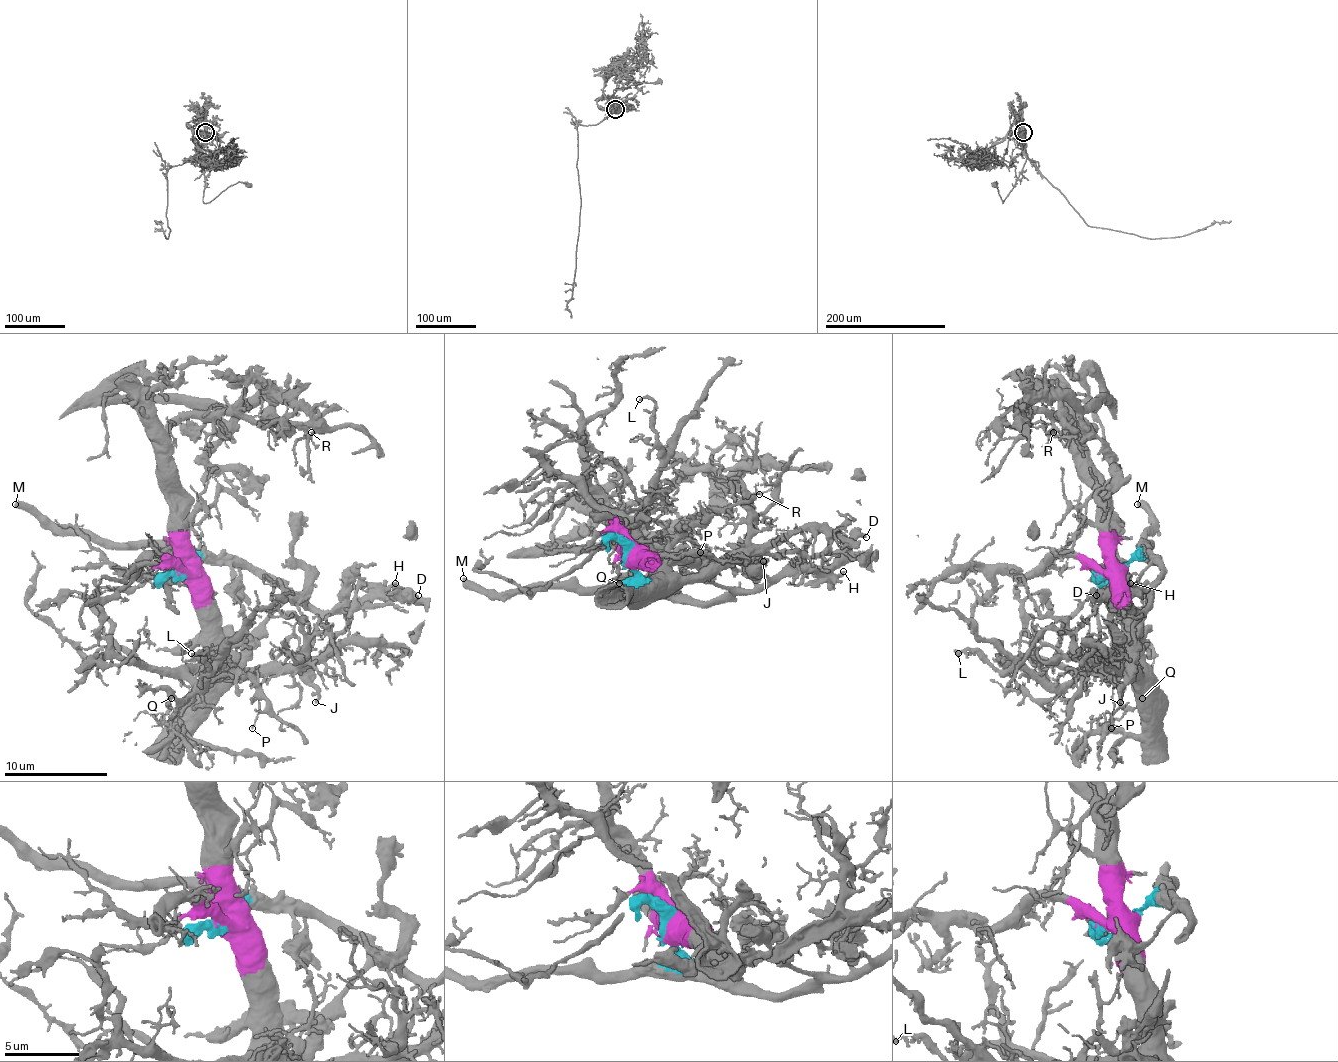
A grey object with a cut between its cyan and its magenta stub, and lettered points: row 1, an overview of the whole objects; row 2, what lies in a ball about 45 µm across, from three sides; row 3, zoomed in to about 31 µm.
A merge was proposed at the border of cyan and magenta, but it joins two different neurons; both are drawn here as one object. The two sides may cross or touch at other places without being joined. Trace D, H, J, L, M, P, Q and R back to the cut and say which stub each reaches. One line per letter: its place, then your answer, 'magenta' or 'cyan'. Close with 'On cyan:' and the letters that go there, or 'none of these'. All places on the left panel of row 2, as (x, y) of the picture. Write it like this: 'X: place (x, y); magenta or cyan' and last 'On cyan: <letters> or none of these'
D: place (418, 595); cyan
H: place (395, 583); cyan
J: place (315, 702); cyan
L: place (191, 653); magenta
M: place (15, 504); cyan
P: place (252, 728); magenta
Q: place (171, 698); magenta
R: place (311, 432); magenta
On cyan: D, H, J, M

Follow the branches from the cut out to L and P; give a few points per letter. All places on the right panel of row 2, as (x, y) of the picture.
L: (1110, 572), (1128, 628), (1126, 662), (1069, 682), (1038, 682), (1025, 672), (992, 669), (971, 651), (958, 654)
P: (1110, 572), (1121, 595), (1128, 662), (1136, 669), (1121, 675), (1113, 685), (1110, 729)

